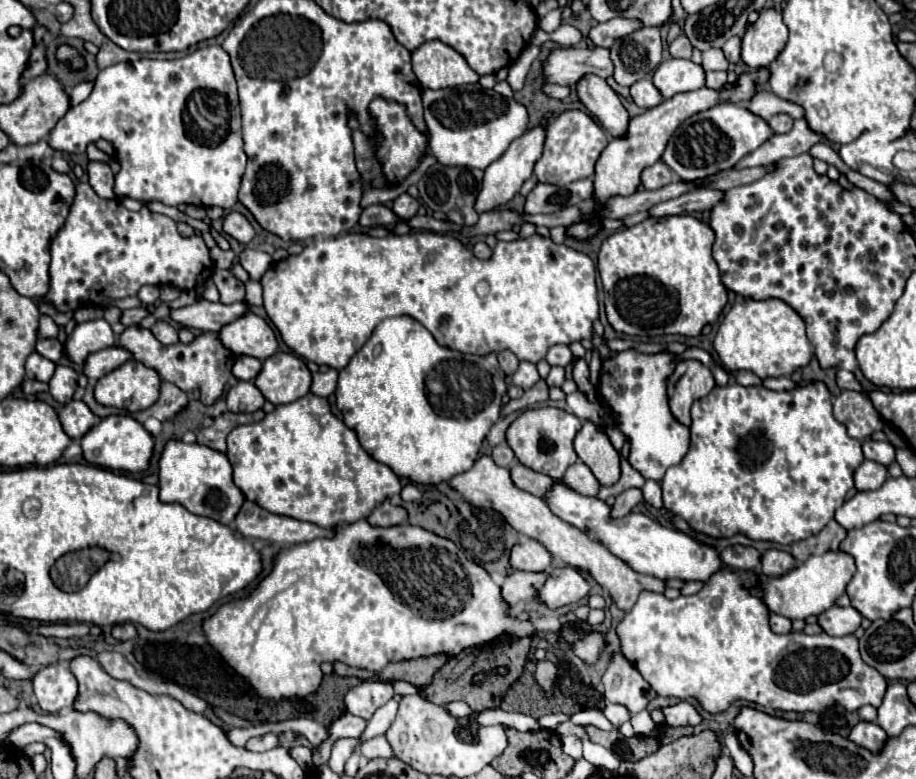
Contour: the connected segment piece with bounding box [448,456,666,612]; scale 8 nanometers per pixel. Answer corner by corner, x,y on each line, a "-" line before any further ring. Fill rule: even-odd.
478,456
478,460
474,462
474,466
470,470
466,470
464,474
452,476
448,484
468,504
478,506
478,508
492,508
492,510
500,512
514,530
518,530
520,534
524,534
528,538
534,538
534,540
542,542
552,552
552,556
560,558
568,566
590,574
602,588
606,588
610,592
610,596
616,602
616,606
620,610
624,610
624,612
628,612
636,604
636,598
638,598
638,594
642,590
664,592
664,588
666,588
664,580
660,580
656,576
634,572
620,558
612,556
602,544
590,540
584,532
580,532
574,526
570,526
570,524
562,522
560,518
556,518
550,512
550,508
544,504
542,498
532,496
532,494
516,488
512,478
510,478
510,472
506,468
502,468
502,466
496,466
490,456

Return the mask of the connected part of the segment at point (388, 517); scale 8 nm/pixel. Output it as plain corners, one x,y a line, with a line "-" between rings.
384,500
382,504
378,504
368,516
368,524
372,526
398,526
404,522
408,522
406,508
394,506
390,500

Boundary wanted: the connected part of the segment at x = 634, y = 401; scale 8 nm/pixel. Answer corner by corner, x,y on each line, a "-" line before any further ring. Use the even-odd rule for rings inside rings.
634,350
618,352
616,358
608,358
602,362
600,376
600,398
614,412
620,414
620,430
626,438
630,438
630,456
628,462
636,468
644,478
662,480
664,472
680,462
688,452
690,430
672,418
668,410
666,396
666,378
674,370
674,356
668,352
662,354
638,354

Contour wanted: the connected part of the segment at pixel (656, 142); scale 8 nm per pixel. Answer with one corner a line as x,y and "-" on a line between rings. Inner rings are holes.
758,68
754,72
744,72
736,78
736,84
724,84
718,90
712,88
698,88
692,92
684,92
684,94
676,94
668,100
664,100
662,104
658,104
656,108
646,110
644,114
636,116
630,120
628,132
624,138
614,138
608,142
606,150
602,152
598,164
596,164
596,174
594,174
594,200
596,202
606,202
608,198
620,194
620,196
628,196
634,194
636,188
640,186
640,174
646,166
656,164
662,158
662,152
666,148
668,138
674,134
674,130
692,114
704,112
720,102
732,102
732,104
742,104
742,102
750,102
754,98
754,94
758,92
756,86
764,86
768,84
770,78
770,70
768,68

